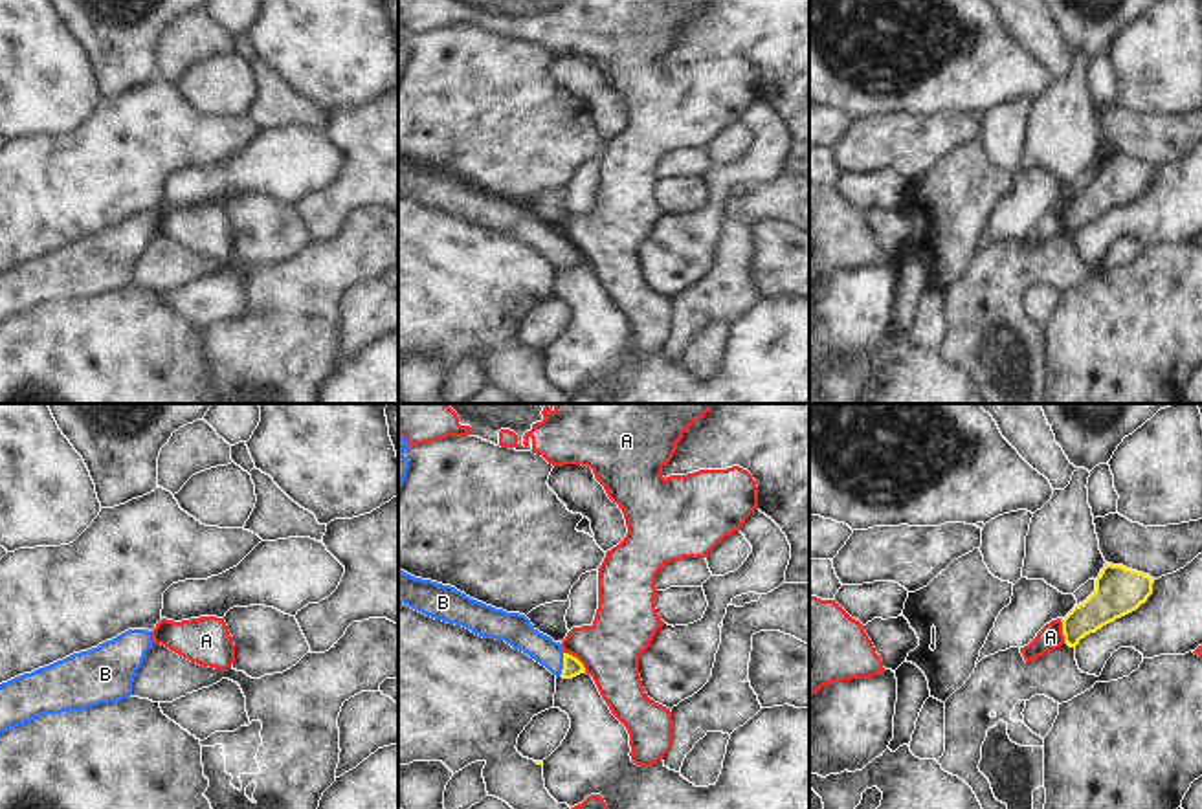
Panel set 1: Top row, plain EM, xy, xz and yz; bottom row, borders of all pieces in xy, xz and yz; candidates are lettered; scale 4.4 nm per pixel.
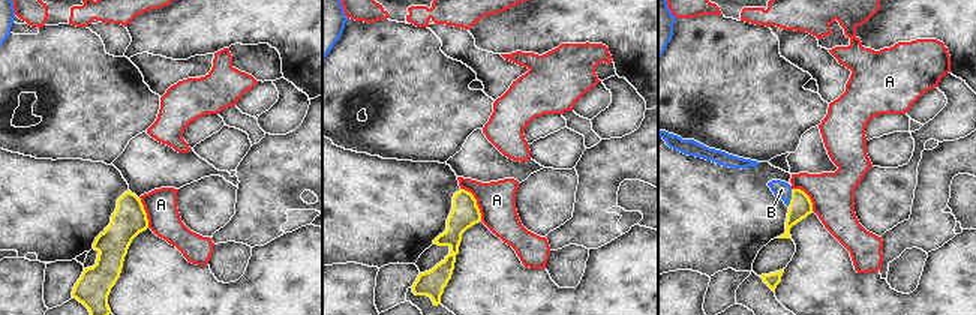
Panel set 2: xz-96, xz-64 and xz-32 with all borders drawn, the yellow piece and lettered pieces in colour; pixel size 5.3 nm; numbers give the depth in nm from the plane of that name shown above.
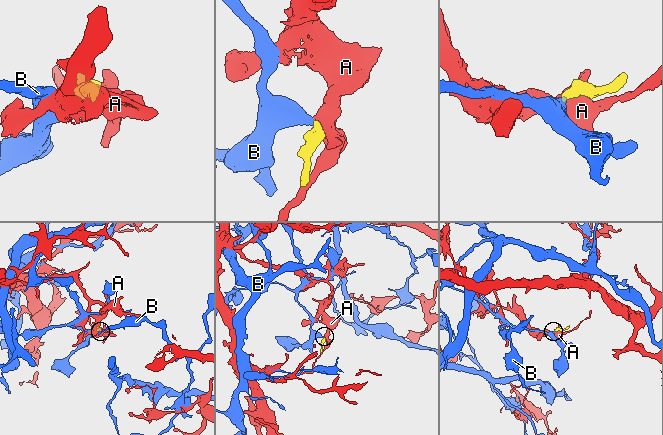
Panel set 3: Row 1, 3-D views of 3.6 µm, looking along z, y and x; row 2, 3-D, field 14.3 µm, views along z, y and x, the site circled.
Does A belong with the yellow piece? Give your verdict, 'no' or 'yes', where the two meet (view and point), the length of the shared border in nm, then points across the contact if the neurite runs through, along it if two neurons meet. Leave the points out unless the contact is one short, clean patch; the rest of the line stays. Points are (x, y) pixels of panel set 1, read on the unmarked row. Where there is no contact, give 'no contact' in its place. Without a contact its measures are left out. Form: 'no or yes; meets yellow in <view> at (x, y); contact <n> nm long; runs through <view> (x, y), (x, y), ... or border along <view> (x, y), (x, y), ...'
no; meets yellow in xz at (577, 248); contact 130 nm long; border along xz (564, 241), (571, 243), (586, 259)

